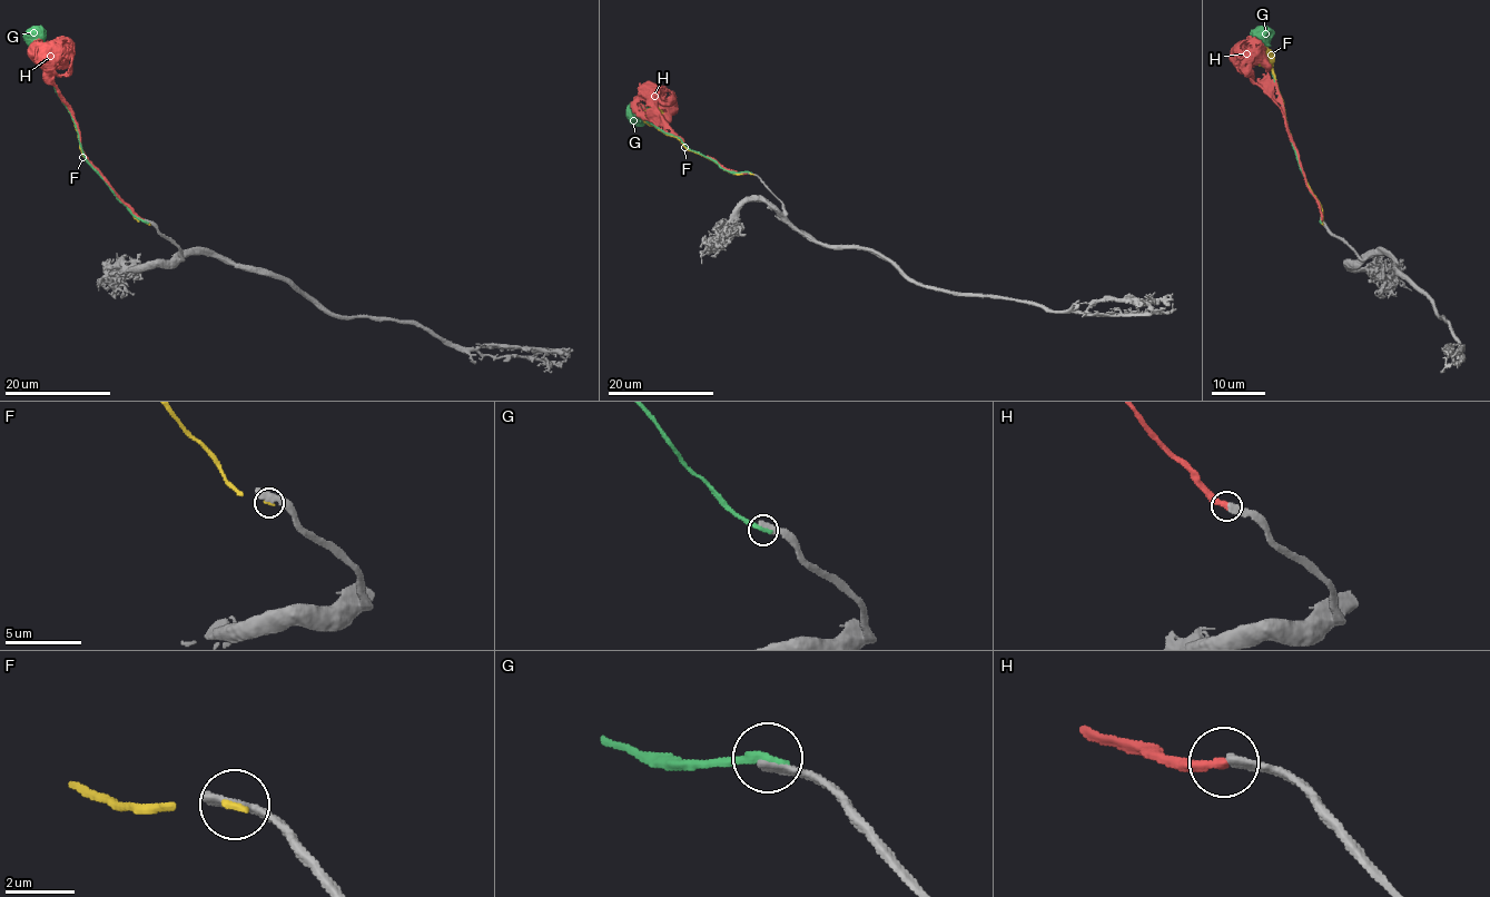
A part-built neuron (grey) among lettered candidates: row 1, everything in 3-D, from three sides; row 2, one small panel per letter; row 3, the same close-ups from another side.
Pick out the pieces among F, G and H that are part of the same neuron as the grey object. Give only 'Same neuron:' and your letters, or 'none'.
Same neuron: H

